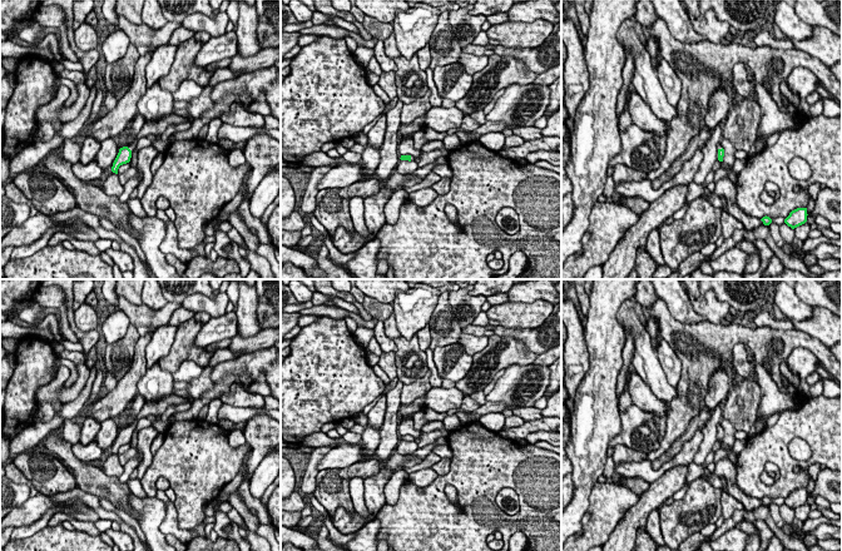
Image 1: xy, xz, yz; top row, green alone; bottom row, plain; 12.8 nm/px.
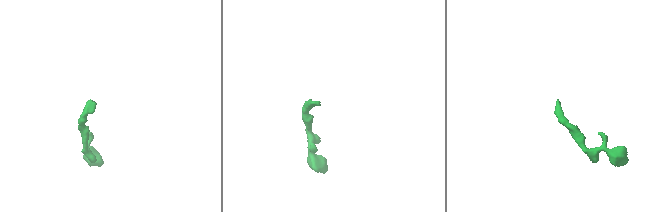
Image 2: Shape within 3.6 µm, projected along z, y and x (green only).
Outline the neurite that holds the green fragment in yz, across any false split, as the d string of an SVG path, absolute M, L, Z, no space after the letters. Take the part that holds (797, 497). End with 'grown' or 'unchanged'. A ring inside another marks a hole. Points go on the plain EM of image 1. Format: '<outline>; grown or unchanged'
M797 488L789 493L784 500L784 503L794 510L807 502L807 496L807 488Z; unchanged

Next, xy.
M134 420L128 427L123 427L119 430L119 433L113 443L112 452L118 455L118 450L120 446L130 442L132 433L137 427L138 420Z; grown

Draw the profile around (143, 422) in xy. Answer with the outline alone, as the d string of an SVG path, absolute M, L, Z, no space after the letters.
M140 418L138 420L138 423L137 423L137 427L132 435L132 438L130 438L130 448L137 448L138 446L138 432L142 430L142 428L145 428L145 427L149 427L152 426L154 420L148 420L148 418Z

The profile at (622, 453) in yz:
M616 445L613 450L613 461L615 463L648 461L647 455L634 451L624 445Z

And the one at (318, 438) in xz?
M321 431L311 433L309 436L306 436L302 438L302 442L298 443L299 447L321 447L321 446L335 446L338 447L341 445L341 441L338 438L328 437L327 433L323 433Z

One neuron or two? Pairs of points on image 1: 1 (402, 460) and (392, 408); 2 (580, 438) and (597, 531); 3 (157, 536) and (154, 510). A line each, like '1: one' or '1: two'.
1: two
2: two
3: one

